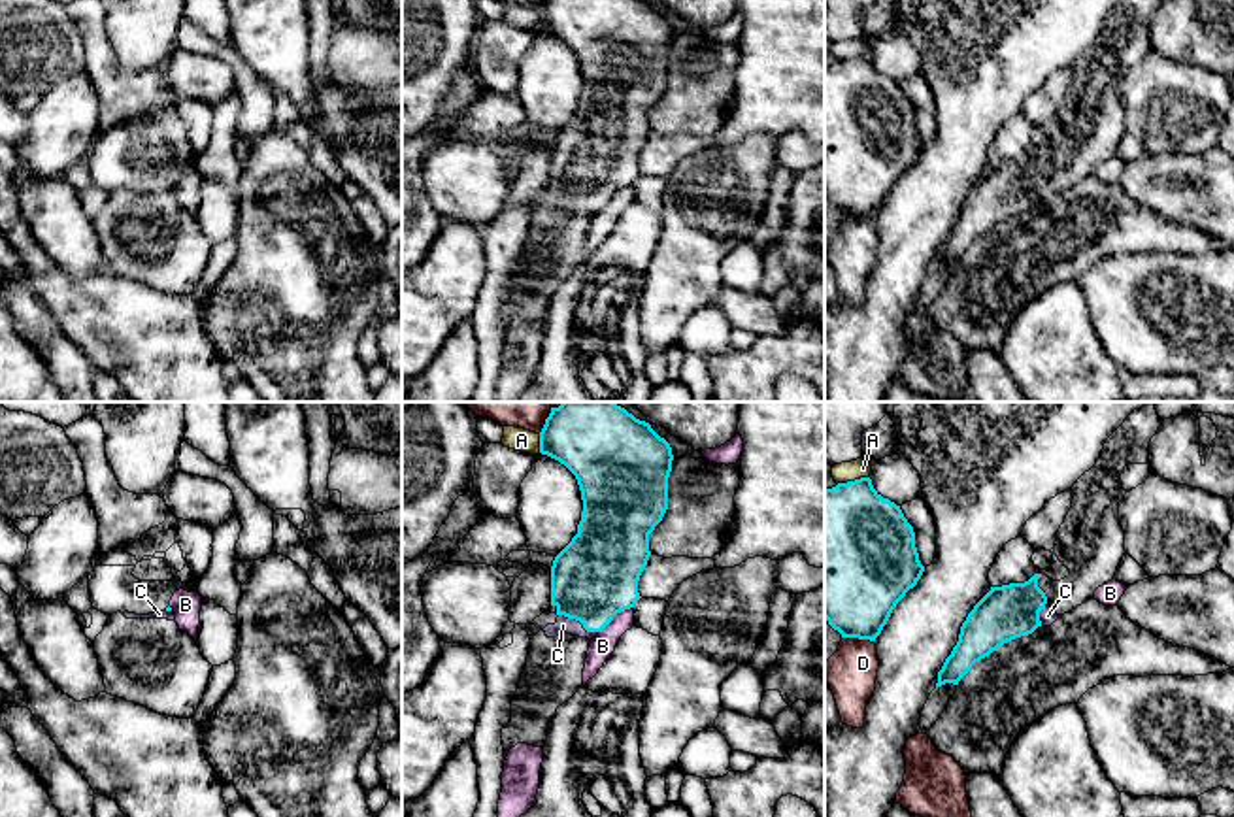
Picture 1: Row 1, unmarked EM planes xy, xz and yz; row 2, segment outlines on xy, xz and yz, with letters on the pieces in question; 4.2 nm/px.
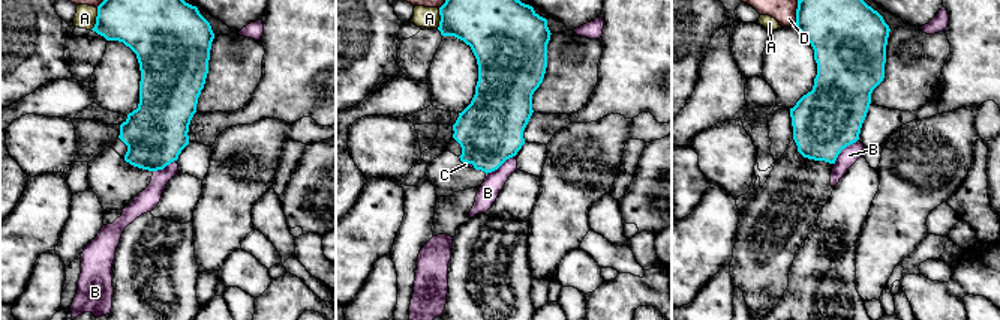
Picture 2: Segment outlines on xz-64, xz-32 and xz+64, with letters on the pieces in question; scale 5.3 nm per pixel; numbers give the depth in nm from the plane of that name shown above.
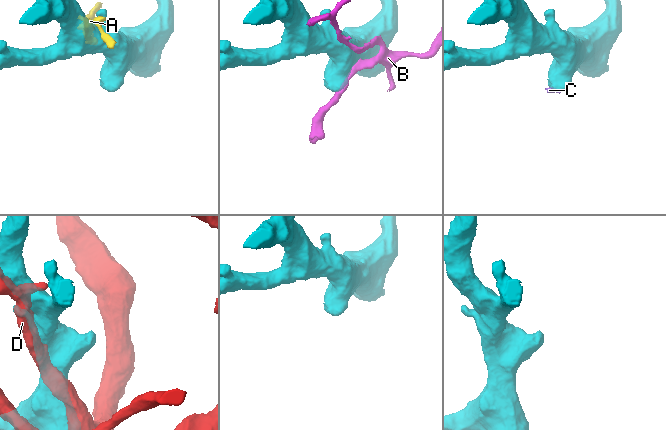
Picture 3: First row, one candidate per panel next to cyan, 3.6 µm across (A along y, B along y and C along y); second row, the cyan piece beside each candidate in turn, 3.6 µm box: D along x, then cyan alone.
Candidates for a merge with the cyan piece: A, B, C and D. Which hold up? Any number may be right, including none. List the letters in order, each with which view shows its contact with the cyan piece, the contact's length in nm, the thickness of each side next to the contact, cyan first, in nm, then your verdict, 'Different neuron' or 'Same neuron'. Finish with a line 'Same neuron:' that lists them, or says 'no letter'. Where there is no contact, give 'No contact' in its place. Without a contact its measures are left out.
A: Touches cyan in xz. Shared border 80 nm. Thickness 280 nm (cyan) against 100 nm. Different neuron
B: Touches cyan in xz. Shared border 180 nm. Thickness 360 nm (cyan) against 100 nm. Different neuron
C: Touches cyan in xz. Shared border 190 nm. Thickness 360 nm (cyan) against 70 nm. Same neuron
D: Touches cyan in yz. Shared border 140 nm. Thickness 420 nm (cyan) against 220 nm. Different neuron
Same neuron: C

